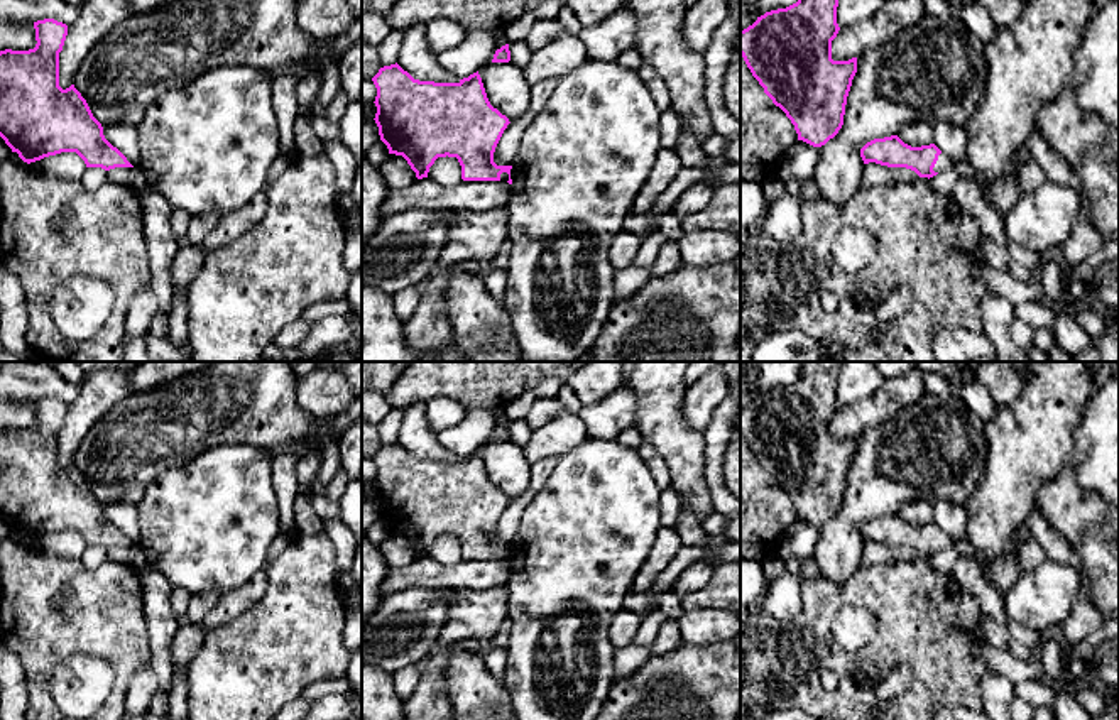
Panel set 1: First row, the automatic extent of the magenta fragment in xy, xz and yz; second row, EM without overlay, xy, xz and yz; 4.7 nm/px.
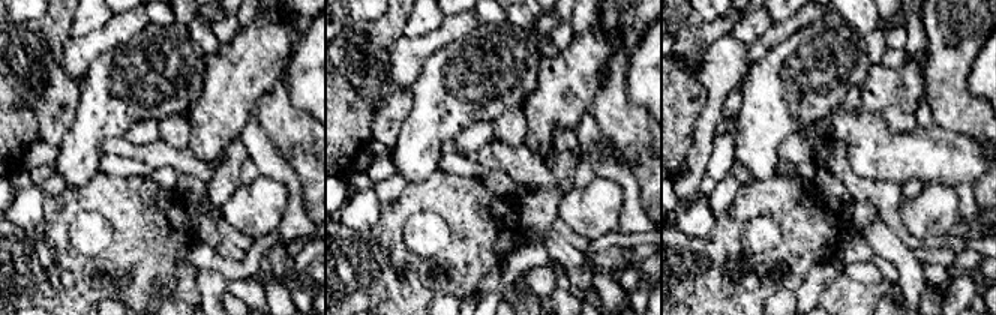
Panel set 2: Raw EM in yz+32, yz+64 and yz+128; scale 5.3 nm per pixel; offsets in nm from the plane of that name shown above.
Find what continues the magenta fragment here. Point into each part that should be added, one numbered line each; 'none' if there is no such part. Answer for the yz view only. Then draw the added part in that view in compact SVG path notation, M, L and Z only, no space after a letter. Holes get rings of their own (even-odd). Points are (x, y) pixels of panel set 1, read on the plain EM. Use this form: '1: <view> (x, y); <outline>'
1: yz (944, 541); M942 531L933 549L942 551L947 548L953 548L958 556L969 556L975 561L980 561L977 551L967 543L965 536L955 541Z

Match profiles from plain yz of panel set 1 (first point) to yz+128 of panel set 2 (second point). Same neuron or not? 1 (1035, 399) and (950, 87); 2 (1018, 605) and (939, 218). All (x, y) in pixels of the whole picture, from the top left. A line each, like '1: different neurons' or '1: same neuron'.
1: different neurons
2: same neuron

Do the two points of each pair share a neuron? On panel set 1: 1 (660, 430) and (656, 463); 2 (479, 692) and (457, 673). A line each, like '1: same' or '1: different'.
1: different
2: same

